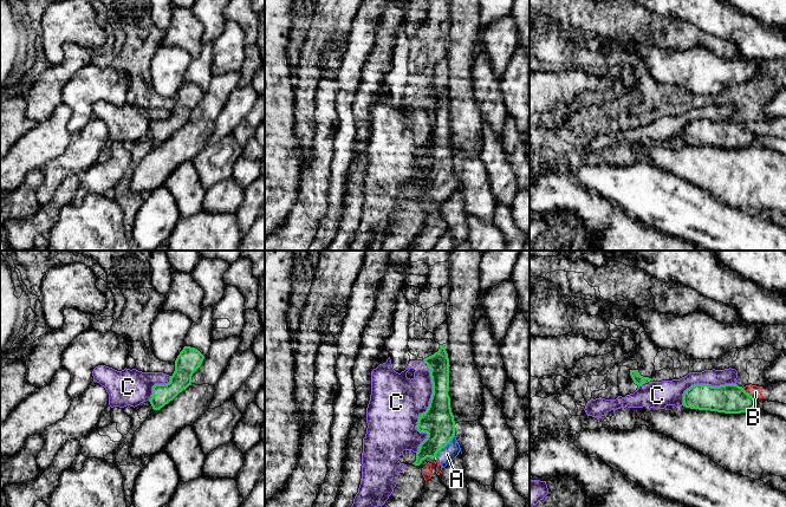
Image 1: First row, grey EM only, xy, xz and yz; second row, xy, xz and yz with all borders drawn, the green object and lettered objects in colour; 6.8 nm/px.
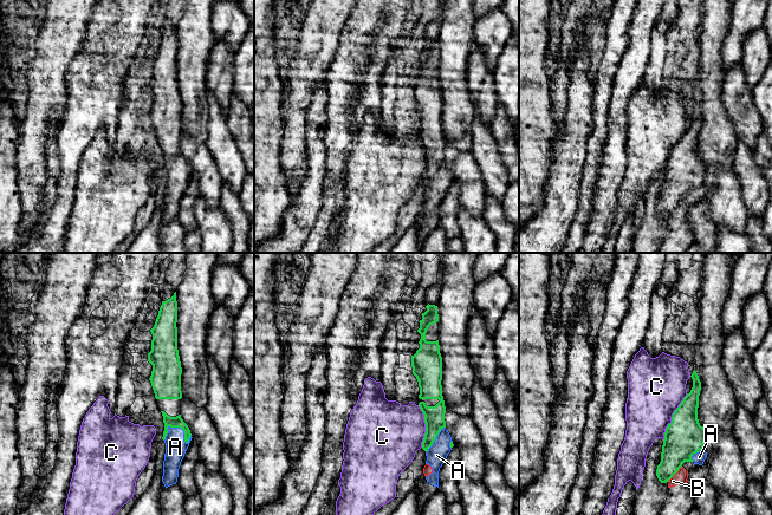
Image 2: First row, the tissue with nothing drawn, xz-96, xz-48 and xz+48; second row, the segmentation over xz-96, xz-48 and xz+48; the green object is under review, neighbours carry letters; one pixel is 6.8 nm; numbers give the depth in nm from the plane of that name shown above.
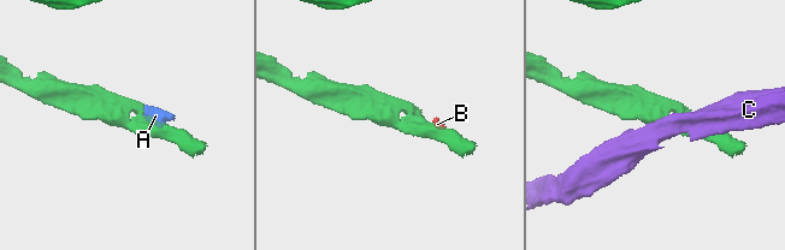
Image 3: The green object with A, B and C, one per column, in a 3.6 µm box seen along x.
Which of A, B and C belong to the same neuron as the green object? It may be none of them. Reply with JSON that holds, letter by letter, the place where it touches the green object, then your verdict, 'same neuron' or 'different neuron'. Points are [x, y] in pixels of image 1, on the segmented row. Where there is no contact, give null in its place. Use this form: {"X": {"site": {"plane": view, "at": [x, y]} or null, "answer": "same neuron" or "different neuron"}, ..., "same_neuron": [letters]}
{"A": {"site": {"plane": "xz", "at": [445, 446]}, "answer": "same neuron"}, "B": {"site": {"plane": "yz", "at": [748, 394]}, "answer": "same neuron"}, "C": {"site": {"plane": "xz", "at": [423, 413]}, "answer": "different neuron"}, "same_neuron": ["A", "B"]}

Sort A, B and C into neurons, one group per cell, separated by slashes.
A B / C

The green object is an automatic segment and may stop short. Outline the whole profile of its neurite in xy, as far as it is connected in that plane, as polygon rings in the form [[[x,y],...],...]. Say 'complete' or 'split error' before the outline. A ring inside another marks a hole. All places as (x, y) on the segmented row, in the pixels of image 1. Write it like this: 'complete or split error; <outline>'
complete; [[[184,346],[175,360],[175,371],[167,384],[155,384],[149,399],[154,410],[160,410],[180,392],[191,385],[193,373],[201,366],[204,356],[195,347]]]

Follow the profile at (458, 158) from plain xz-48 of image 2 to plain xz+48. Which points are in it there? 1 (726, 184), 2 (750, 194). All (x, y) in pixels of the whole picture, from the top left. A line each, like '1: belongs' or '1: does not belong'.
1: belongs
2: does not belong

